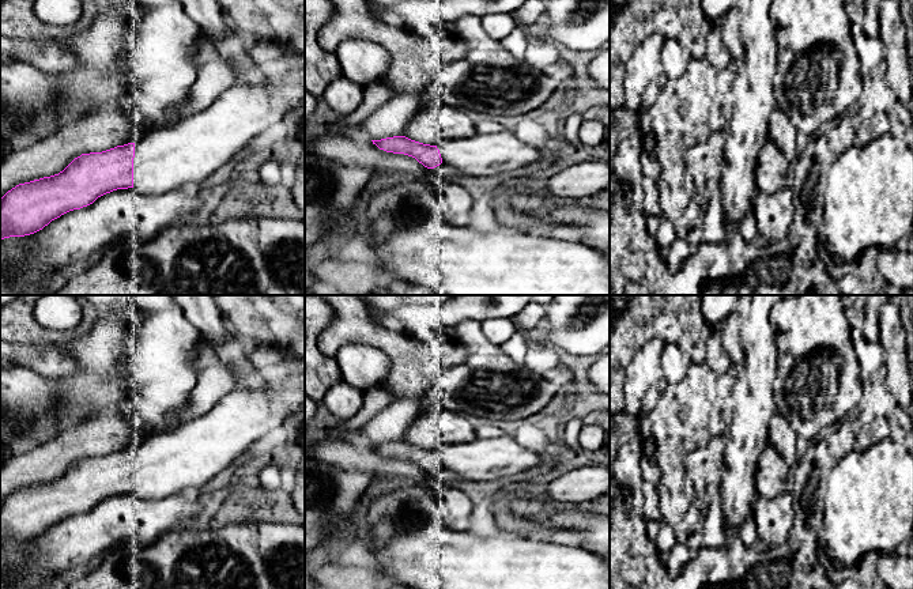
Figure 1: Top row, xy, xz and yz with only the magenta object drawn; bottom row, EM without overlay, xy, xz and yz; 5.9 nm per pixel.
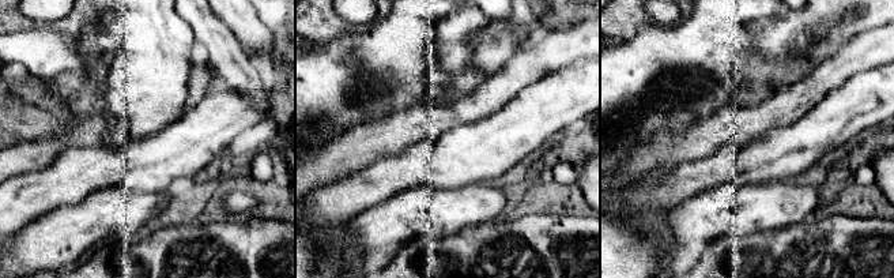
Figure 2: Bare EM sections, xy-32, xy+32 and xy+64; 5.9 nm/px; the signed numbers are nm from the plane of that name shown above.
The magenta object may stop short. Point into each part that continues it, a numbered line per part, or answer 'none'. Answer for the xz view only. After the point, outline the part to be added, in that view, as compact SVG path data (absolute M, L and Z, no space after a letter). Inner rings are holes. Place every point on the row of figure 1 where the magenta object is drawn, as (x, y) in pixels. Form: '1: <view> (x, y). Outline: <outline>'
1: xz (482, 154). Outline: M506 129L441 140L437 148L444 165L475 177L514 171L542 158L540 148L521 141Z

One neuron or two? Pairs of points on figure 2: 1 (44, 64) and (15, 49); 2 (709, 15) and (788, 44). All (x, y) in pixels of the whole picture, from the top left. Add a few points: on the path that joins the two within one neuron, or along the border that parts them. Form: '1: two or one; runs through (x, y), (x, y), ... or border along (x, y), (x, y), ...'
1: one; runs through (37, 57), (29, 49), (22, 49)
2: one; runs through (728, 34), (738, 44), (769, 44)

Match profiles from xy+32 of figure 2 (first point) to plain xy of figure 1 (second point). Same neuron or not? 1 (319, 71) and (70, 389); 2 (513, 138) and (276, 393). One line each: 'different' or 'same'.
1: same
2: same

